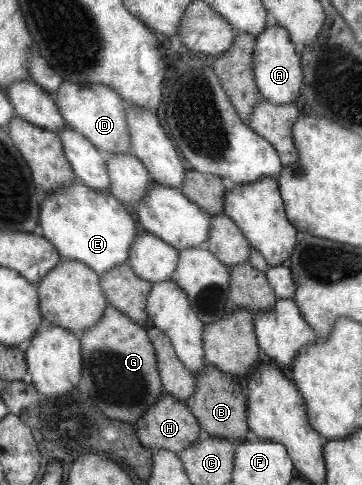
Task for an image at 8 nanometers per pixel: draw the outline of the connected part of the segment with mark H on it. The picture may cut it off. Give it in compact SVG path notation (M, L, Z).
M168 393L160 394L156 405L133 424L141 446L151 452L165 449L179 455L199 438L199 426L189 411Z

